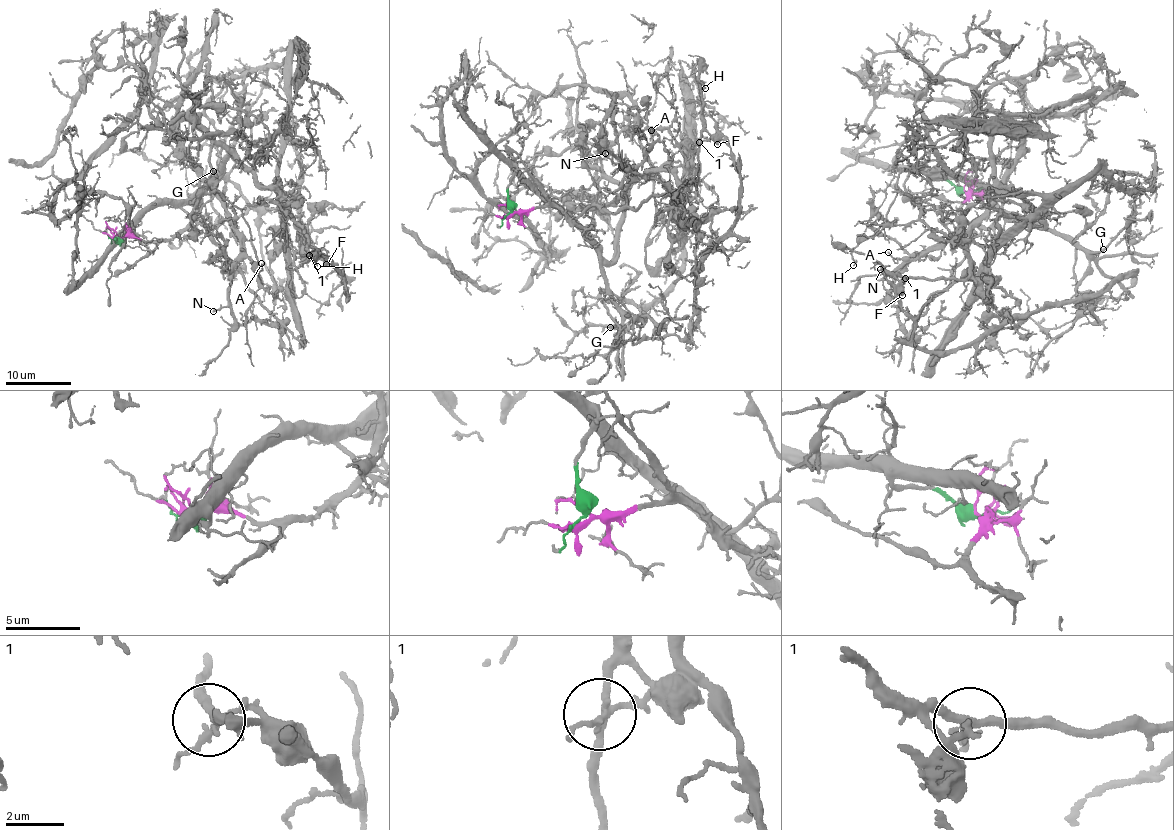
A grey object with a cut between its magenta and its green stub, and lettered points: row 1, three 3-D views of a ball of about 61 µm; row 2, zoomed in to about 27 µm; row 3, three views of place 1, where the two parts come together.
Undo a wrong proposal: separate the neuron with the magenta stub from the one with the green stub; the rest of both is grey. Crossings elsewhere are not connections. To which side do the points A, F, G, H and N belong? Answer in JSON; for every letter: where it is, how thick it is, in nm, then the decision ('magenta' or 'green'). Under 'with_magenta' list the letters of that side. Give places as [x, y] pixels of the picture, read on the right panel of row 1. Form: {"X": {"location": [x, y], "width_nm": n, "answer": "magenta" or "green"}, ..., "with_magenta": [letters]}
{"A": {"location": [888, 252], "width_nm": 130, "answer": "magenta"}, "F": {"location": [902, 295], "width_nm": 550, "answer": "green"}, "G": {"location": [1103, 249], "width_nm": 90, "answer": "green"}, "H": {"location": [853, 265], "width_nm": 160, "answer": "green"}, "N": {"location": [880, 269], "width_nm": 180, "answer": "magenta"}, "with_magenta": ["A", "N"]}

